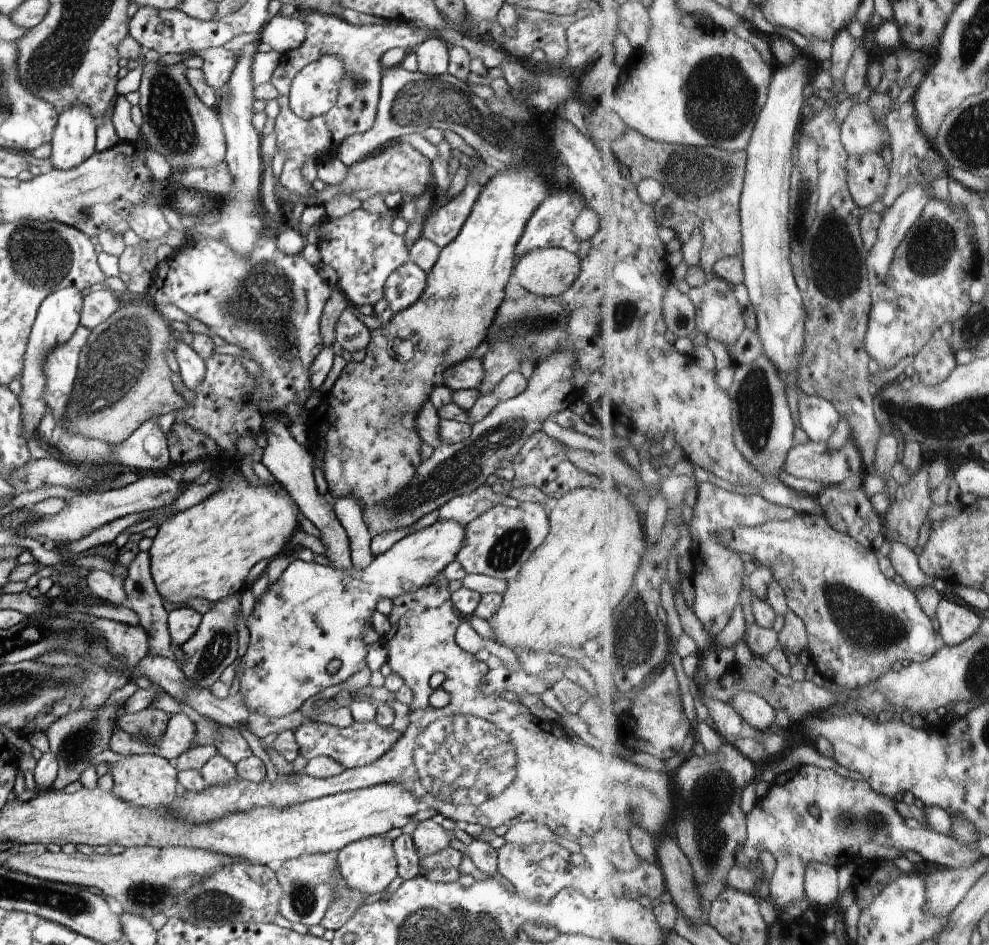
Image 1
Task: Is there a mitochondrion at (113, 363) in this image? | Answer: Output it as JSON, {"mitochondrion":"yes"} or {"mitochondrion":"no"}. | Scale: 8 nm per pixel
{"mitochondrion":"yes"}

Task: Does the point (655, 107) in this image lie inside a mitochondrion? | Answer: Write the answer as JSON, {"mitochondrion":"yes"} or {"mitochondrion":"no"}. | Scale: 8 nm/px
{"mitochondrion":"no"}

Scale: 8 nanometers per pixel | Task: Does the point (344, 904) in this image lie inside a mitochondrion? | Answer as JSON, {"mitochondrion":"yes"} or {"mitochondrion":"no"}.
{"mitochondrion":"yes"}

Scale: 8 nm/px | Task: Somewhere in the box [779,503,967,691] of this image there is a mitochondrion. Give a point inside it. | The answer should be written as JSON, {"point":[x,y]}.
{"point":[833,590]}

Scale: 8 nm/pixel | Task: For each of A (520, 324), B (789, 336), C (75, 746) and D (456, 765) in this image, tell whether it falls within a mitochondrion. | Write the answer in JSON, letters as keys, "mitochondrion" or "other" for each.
{"A":"mitochondrion","B":"other","C":"mitochondrion","D":"mitochondrion"}

